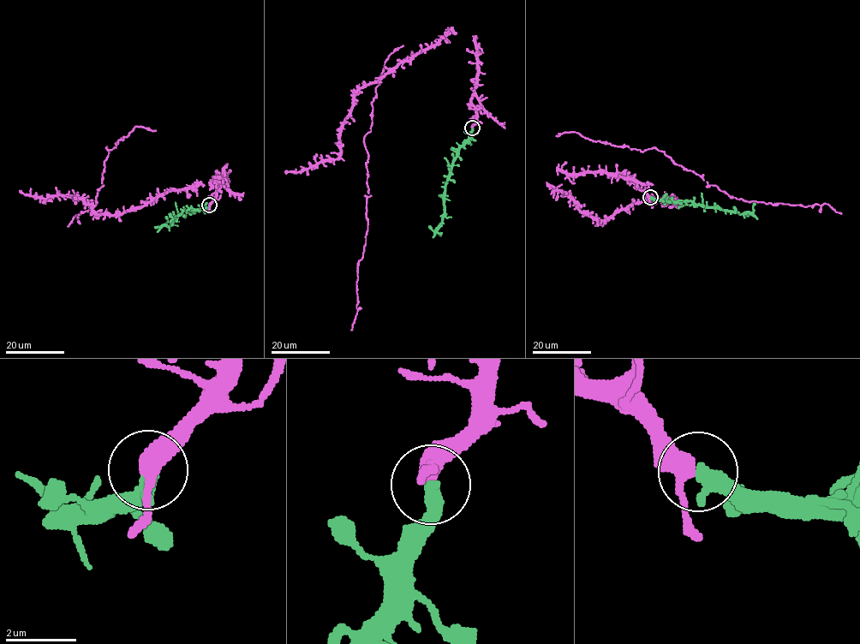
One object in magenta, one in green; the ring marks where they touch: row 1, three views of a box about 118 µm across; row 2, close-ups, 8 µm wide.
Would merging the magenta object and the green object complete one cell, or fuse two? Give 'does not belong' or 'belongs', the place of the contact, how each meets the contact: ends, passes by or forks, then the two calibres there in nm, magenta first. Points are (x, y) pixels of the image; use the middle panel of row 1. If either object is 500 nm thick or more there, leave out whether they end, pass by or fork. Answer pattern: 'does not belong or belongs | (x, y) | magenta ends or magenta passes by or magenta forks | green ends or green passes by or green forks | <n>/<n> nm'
belongs | (472, 128) | magenta passes by | green ends | 380/480 nm

